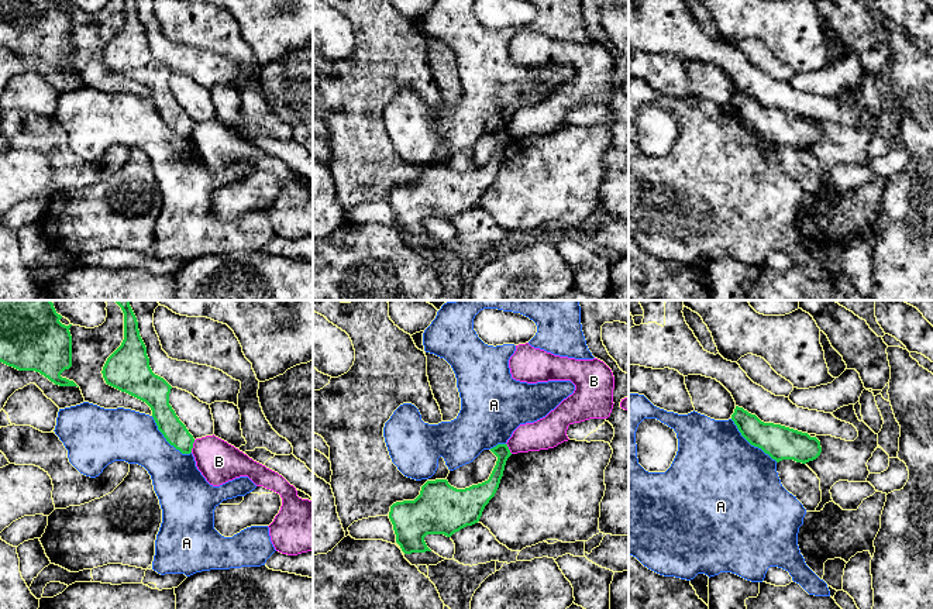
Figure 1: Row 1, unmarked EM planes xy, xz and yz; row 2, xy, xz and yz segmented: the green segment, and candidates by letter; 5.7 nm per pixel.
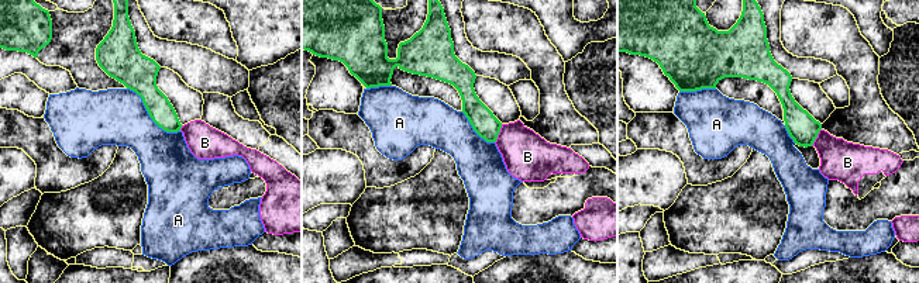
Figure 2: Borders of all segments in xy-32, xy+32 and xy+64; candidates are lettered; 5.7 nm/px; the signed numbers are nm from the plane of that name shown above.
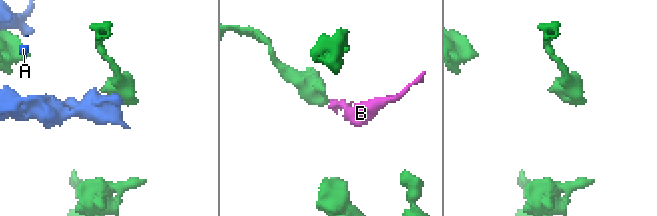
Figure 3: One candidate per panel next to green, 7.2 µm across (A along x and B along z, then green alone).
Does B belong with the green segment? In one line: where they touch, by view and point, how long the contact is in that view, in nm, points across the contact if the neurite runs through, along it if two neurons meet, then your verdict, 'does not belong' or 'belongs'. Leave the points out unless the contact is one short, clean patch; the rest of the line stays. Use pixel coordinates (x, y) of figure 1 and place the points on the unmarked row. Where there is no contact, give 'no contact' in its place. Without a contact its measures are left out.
xy (192, 130) | 80 nm | along xy (195, 124), (190, 136) | does not belong

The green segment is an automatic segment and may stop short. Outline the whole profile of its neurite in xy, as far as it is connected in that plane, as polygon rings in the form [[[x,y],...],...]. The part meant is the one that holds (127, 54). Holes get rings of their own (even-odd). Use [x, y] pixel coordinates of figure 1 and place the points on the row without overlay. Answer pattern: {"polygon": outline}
{"polygon": [[[124,0],[124,24],[107,42],[101,58],[107,69],[151,92],[158,114],[171,130],[182,138],[192,137],[194,123],[169,89],[172,70],[149,51],[135,0]]]}

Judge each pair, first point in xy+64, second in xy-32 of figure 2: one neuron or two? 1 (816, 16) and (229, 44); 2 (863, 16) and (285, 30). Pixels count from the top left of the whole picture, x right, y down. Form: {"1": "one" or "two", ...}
{"1": "one", "2": "one"}

